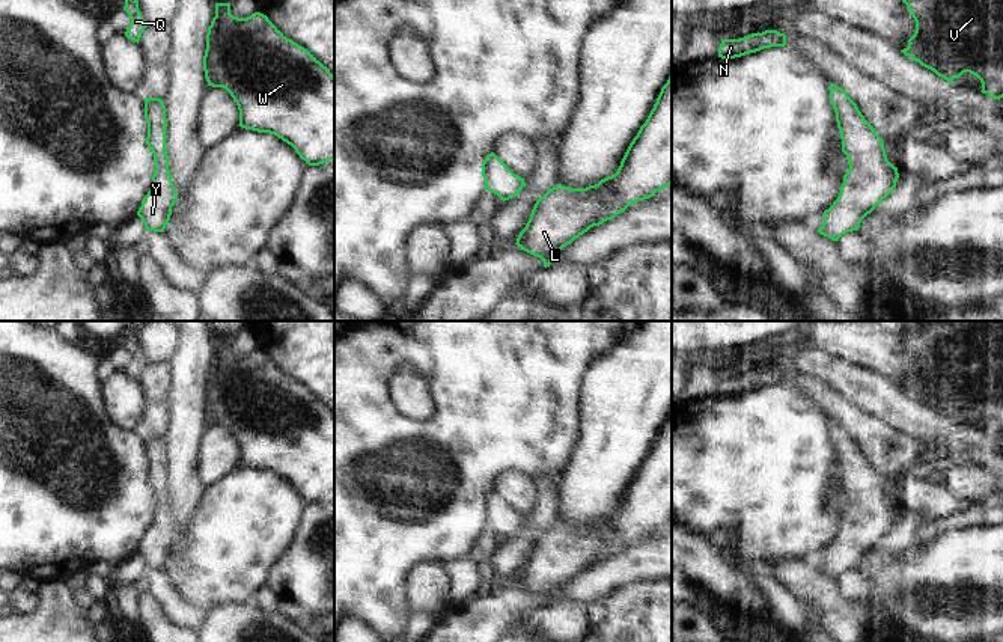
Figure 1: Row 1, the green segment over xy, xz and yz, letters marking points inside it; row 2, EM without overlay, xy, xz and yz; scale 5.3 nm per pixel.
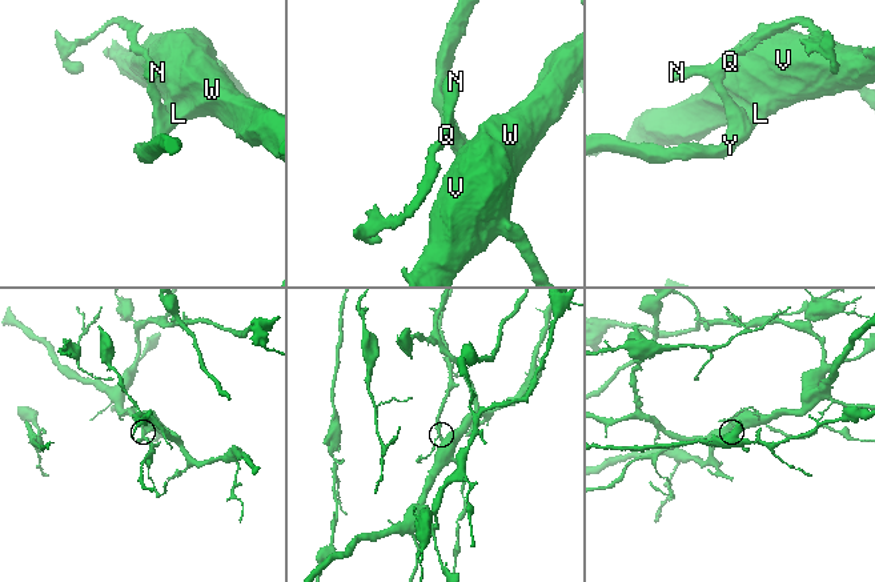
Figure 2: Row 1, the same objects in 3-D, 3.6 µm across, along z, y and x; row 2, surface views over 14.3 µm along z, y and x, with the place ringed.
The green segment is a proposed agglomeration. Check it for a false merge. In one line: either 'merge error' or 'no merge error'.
no merge error

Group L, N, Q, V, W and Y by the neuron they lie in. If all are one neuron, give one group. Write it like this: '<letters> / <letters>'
L N Q V W Y

